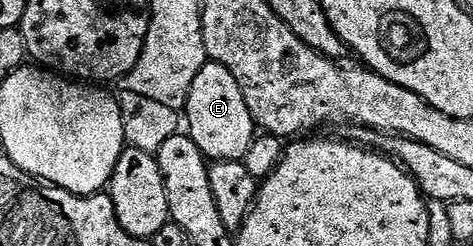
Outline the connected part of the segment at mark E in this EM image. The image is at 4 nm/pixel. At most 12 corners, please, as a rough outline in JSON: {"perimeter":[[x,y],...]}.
{"perimeter":[[211,60],[184,125],[210,163],[245,162],[256,136],[244,91]]}

